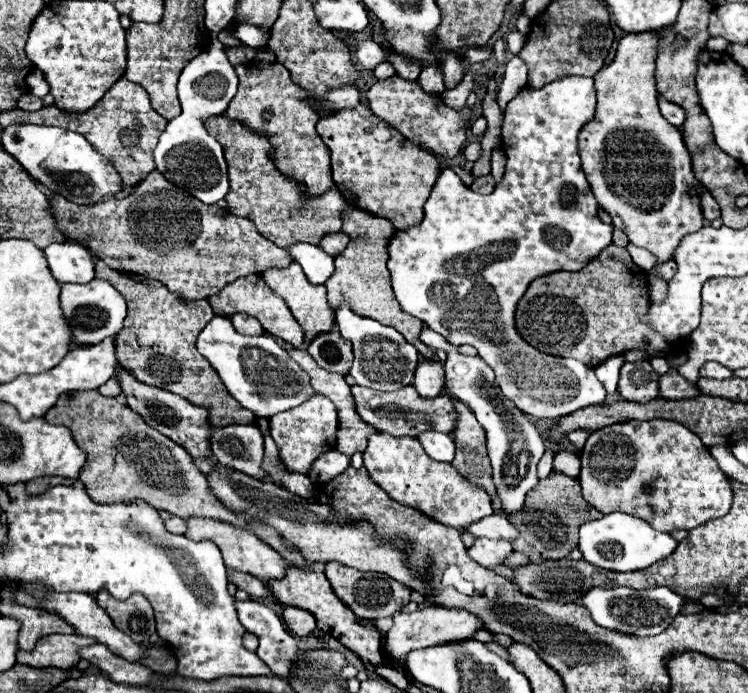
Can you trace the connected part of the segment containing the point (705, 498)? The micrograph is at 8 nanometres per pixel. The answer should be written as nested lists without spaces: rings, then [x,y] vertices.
[[[624,421],[592,431],[584,449],[580,451],[582,471],[580,485],[584,499],[602,513],[622,511],[650,523],[656,531],[672,533],[674,529],[694,529],[708,519],[728,513],[732,507],[732,481],[718,467],[706,445],[690,429],[676,421]]]

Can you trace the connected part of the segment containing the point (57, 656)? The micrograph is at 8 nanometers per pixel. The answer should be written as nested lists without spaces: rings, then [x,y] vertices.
[[[48,635],[42,637],[34,651],[18,651],[18,663],[30,665],[30,667],[58,667],[58,669],[68,669],[80,661],[78,649],[84,645],[92,645],[96,639],[82,637],[82,635]]]

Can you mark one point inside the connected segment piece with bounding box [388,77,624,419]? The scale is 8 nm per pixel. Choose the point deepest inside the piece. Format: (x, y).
(461, 271)

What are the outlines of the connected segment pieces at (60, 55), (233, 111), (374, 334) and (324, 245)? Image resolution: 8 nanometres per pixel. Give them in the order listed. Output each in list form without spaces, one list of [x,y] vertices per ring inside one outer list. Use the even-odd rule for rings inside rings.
[[[56,1],[48,3],[36,17],[26,43],[28,59],[46,75],[50,93],[54,95],[60,109],[88,111],[92,109],[106,91],[124,75],[126,69],[126,31],[120,25],[118,11],[106,1]]]
[[[246,61],[236,65],[236,73],[240,77],[240,87],[236,97],[230,101],[226,115],[266,137],[274,145],[270,157],[278,171],[306,185],[308,197],[324,195],[328,189],[334,189],[336,185],[330,171],[330,149],[316,133],[316,123],[320,117],[308,109],[304,91],[292,83],[288,69],[284,69],[284,65],[278,61],[268,67],[260,67],[256,61]]]
[[[346,303],[336,307],[334,315],[340,335],[346,337],[346,341],[350,341],[354,349],[354,365],[350,369],[350,377],[356,381],[356,385],[378,391],[396,391],[406,385],[412,385],[414,371],[418,365],[418,351],[414,345],[410,345],[396,329],[382,325],[376,319],[352,313]]]
[[[338,231],[338,233],[330,233],[330,235],[324,235],[324,237],[320,239],[318,247],[320,247],[320,249],[324,249],[324,251],[328,251],[332,257],[336,257],[336,255],[340,255],[340,253],[346,249],[348,241],[350,241],[350,237],[348,237],[346,233]]]

